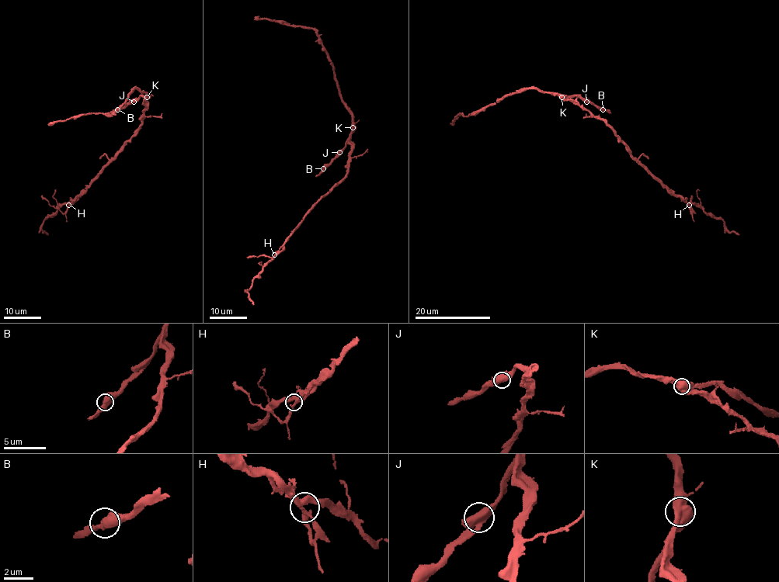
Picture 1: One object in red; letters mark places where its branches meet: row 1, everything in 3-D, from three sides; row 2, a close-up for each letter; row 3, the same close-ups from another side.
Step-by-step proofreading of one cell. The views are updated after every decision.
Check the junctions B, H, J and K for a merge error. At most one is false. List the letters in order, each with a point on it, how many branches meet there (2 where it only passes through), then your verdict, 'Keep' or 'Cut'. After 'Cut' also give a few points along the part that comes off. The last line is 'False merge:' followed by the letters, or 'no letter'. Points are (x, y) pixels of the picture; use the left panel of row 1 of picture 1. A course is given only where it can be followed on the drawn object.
B: Place: (117, 109). Branches: 2. Keep
H: Place: (68, 205). Branches: 3. Keep
J: Place: (133, 102). Branches: 3. Keep
K: Place: (147, 97). Branches: 3. Cut. Course of the part to remove: (147, 97), (133, 98), (123, 107), (109, 113)
False merge: K

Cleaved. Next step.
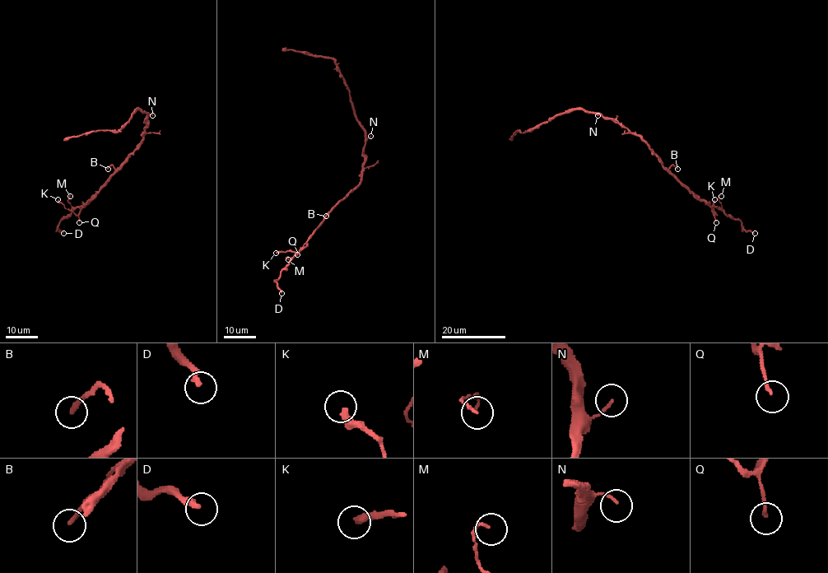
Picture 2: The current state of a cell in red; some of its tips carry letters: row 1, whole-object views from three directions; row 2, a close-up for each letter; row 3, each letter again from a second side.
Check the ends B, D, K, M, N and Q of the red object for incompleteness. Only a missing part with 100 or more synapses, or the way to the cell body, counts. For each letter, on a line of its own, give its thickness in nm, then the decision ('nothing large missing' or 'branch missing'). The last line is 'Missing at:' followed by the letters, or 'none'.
B: calibre 200 nm; nothing large missing
D: calibre 280 nm; nothing large missing
K: calibre 340 nm; nothing large missing
M: calibre 110 nm; nothing large missing
N: calibre 110 nm; nothing large missing
Q: calibre 140 nm; nothing large missing
Missing at: none

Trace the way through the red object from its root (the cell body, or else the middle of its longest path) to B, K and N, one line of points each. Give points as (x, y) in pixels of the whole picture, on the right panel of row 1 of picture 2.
B: (630, 132), (637, 134), (647, 144), (665, 168), (667, 170), (673, 165), (677, 169)
K: (630, 132), (637, 134), (666, 169), (707, 203), (714, 210), (714, 215), (714, 199)
N: (630, 132), (614, 119), (604, 118), (600, 114), (597, 115)

